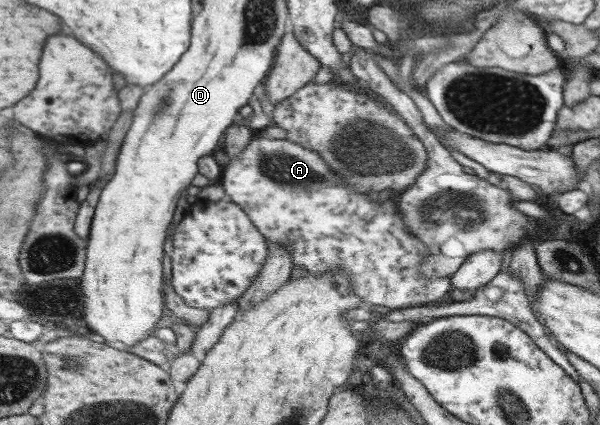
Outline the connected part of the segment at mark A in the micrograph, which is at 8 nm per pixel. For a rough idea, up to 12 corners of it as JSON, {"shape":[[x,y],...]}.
{"shape":[[255,135],[226,199],[292,266],[390,309],[434,303],[395,200]]}

